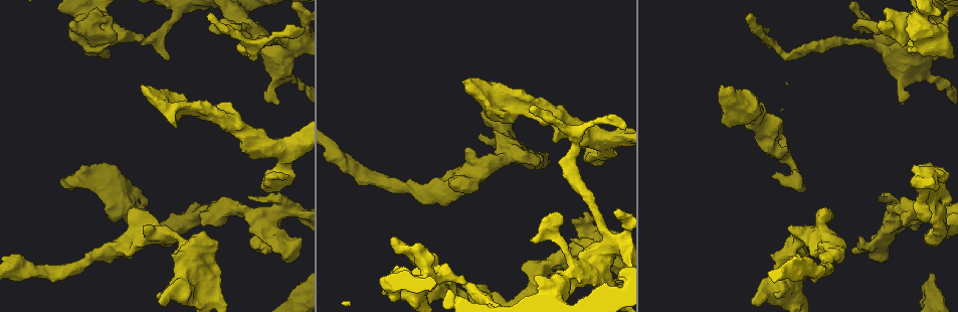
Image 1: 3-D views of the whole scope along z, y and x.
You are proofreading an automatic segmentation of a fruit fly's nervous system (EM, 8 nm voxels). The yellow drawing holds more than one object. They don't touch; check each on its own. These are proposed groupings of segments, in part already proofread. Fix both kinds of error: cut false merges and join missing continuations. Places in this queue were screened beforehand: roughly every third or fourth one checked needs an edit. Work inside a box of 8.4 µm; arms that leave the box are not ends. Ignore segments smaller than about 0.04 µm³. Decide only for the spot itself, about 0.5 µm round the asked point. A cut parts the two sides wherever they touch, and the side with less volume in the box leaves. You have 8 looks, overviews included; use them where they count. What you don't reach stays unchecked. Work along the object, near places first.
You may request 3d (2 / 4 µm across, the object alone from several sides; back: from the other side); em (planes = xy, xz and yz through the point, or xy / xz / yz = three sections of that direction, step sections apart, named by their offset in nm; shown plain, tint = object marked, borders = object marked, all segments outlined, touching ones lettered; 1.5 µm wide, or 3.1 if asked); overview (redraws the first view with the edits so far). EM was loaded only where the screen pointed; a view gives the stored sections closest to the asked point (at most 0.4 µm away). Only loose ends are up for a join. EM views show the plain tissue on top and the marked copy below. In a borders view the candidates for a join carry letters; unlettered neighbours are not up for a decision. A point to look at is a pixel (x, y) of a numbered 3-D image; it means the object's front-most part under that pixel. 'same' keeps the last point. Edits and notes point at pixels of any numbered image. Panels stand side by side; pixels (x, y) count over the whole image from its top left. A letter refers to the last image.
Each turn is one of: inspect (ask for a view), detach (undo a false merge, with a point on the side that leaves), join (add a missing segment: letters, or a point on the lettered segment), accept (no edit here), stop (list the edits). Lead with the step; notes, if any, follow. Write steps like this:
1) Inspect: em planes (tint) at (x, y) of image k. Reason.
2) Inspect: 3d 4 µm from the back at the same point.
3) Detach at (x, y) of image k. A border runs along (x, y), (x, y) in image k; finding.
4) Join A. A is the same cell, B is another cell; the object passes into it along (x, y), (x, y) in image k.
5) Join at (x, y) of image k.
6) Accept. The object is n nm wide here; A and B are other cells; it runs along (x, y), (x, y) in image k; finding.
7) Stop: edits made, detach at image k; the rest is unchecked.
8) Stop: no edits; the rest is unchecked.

Inspect: em planes (borders) at (157, 294) of image 1. Free end.

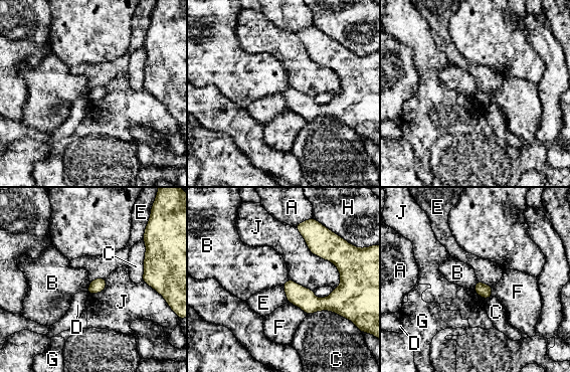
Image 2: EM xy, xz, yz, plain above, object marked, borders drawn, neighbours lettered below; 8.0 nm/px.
Accept. A, B, C, D, E, F, G, H and J are other cells; a border runs along (90, 282), (86, 291) in image 2; none of them fits.

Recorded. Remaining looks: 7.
Inspect: 3d 2 µm at (263, 253) of image 1. Branch stops here.

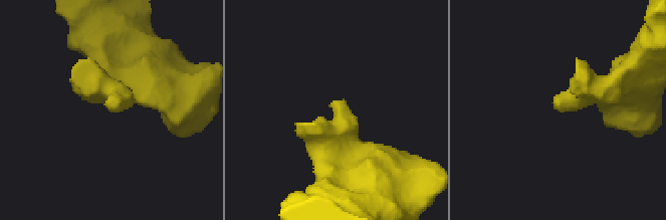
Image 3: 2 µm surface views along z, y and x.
Inspect: em planes (borders) at (104, 103) of image 3.

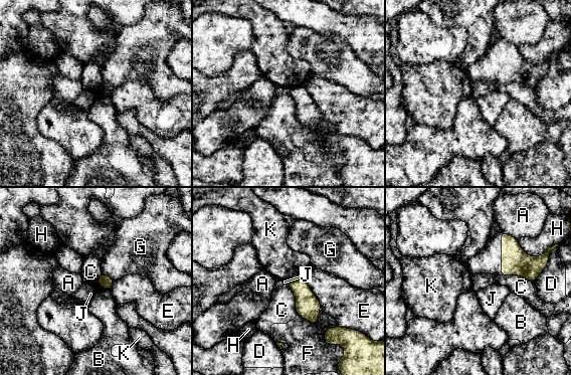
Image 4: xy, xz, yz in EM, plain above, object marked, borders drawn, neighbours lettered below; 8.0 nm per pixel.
Accept. A, B, C, D, E, F, G, H, J and K are other cells; a border runs along (501, 275), (518, 274), (531, 282) in image 4; no lettered segment goes on from it.

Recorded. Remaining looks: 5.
Inspect: 3d 2 µm at (532, 240) of image 1. Branch stops here.

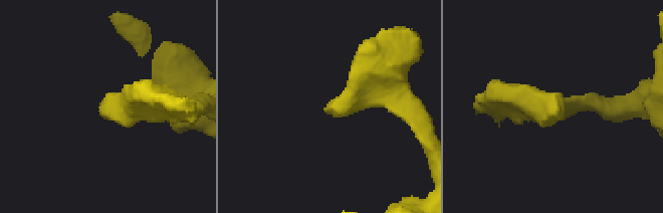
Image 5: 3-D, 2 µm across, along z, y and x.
Inspect: em xy step 4 (tint) at (557, 100) of image 5.

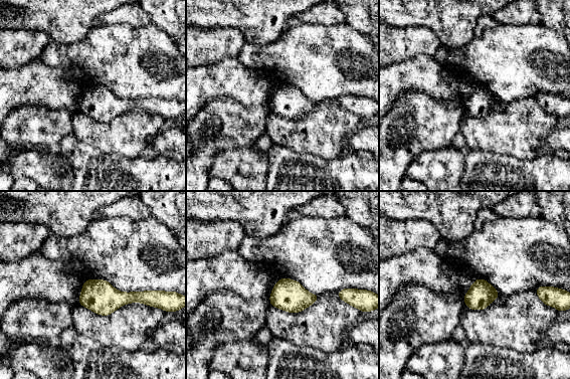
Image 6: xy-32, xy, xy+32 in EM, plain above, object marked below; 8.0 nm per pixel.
Inspect: em planes (borders) at the same point. Cut it another way.

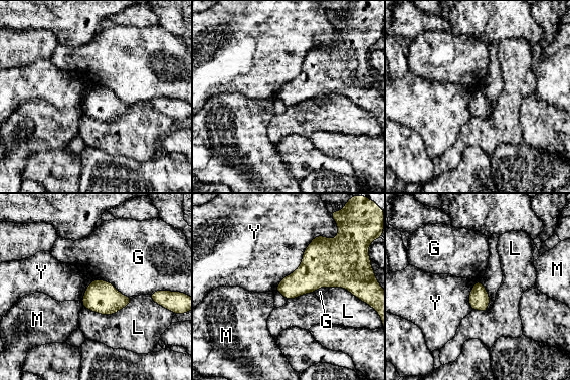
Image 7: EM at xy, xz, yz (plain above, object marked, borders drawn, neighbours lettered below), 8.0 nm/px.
Accept. G, L, M and Y are other cells; a border runs along (133, 298), (112, 314), (83, 307) in image 7; none of them fits.

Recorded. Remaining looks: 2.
Inspect: em planes (borders) at (489, 294) of image 1. Branch stops here.

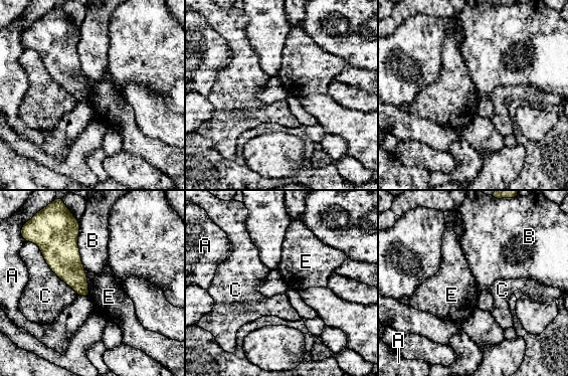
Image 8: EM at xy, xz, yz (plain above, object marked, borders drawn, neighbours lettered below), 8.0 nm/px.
Accept. The longest contact is with C, 550 nm; A, B, C and E are other cells; a border runs along (83, 268), (86, 274), (89, 297) in image 8; none of them fits.

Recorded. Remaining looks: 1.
Stop: no edits; the rest is unchecked.

